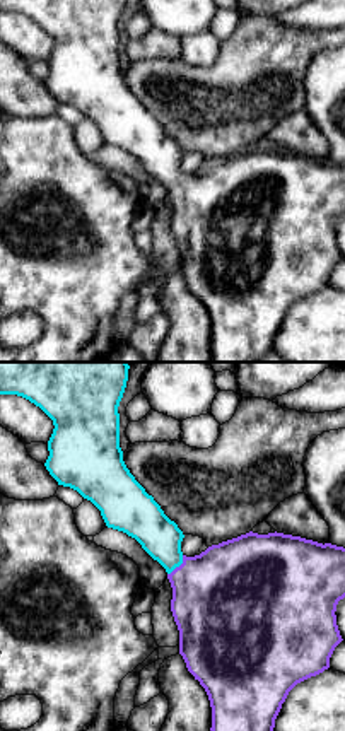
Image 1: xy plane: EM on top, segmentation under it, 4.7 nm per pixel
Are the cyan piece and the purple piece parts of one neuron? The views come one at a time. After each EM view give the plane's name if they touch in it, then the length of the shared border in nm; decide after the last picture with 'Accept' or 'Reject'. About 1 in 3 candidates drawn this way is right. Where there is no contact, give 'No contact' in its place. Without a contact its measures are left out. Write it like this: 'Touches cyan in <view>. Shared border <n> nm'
Touches cyan in xy. Shared border 120 nm

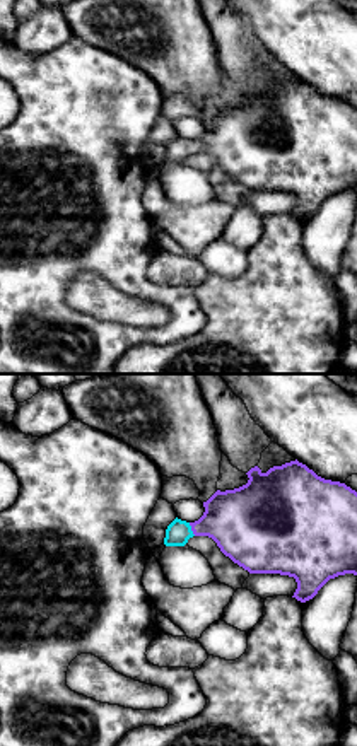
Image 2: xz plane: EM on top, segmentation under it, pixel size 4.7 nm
Touches cyan in xz. Shared border 70 nm

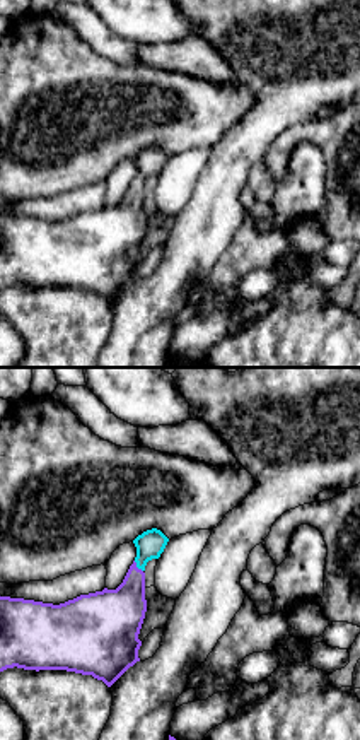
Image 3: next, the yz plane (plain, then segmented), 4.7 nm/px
Touches cyan in yz. Shared border 70 nm

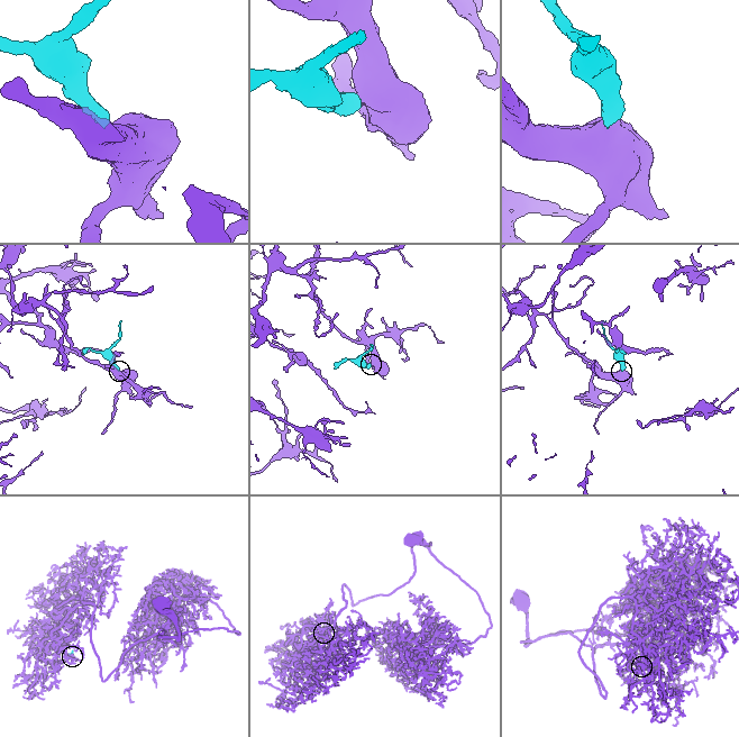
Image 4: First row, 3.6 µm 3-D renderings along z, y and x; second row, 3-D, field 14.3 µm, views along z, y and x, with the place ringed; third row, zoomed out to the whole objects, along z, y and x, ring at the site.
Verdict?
Accept

